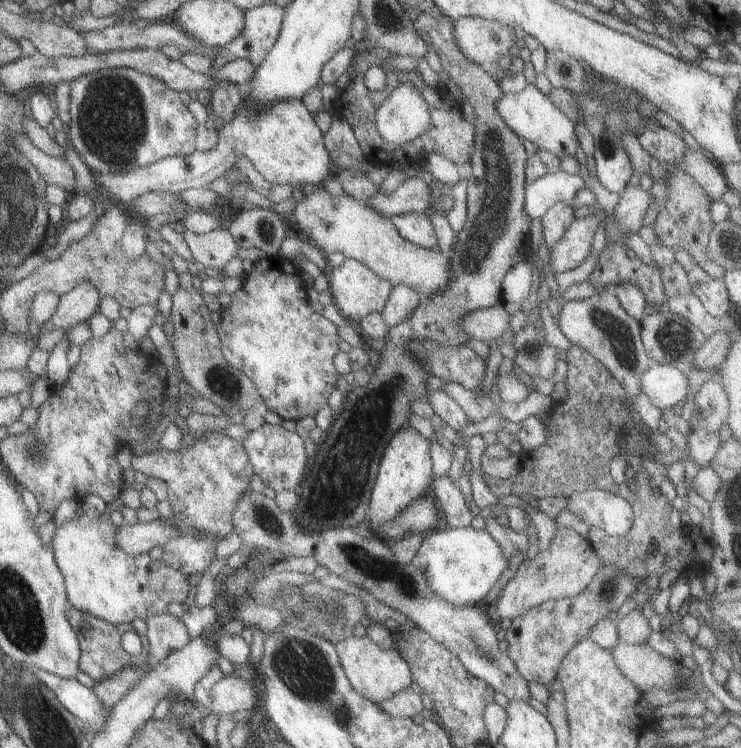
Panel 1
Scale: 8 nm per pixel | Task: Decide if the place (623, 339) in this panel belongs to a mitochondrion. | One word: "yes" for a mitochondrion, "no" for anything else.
yes

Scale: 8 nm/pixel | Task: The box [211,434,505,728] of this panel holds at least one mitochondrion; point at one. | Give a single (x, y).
(307, 674)

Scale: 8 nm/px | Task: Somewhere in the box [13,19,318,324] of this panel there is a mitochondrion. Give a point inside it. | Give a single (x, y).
(111, 124)

